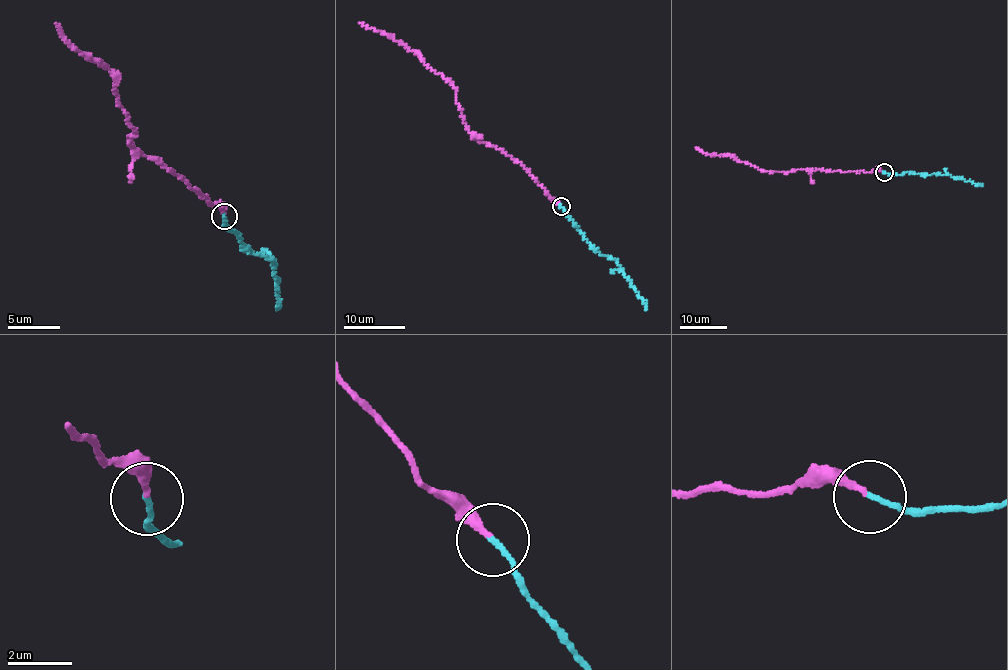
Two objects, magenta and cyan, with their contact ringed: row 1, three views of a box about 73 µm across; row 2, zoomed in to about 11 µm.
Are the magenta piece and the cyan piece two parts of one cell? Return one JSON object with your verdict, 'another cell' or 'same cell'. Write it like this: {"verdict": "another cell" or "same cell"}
{"verdict": "same cell"}

